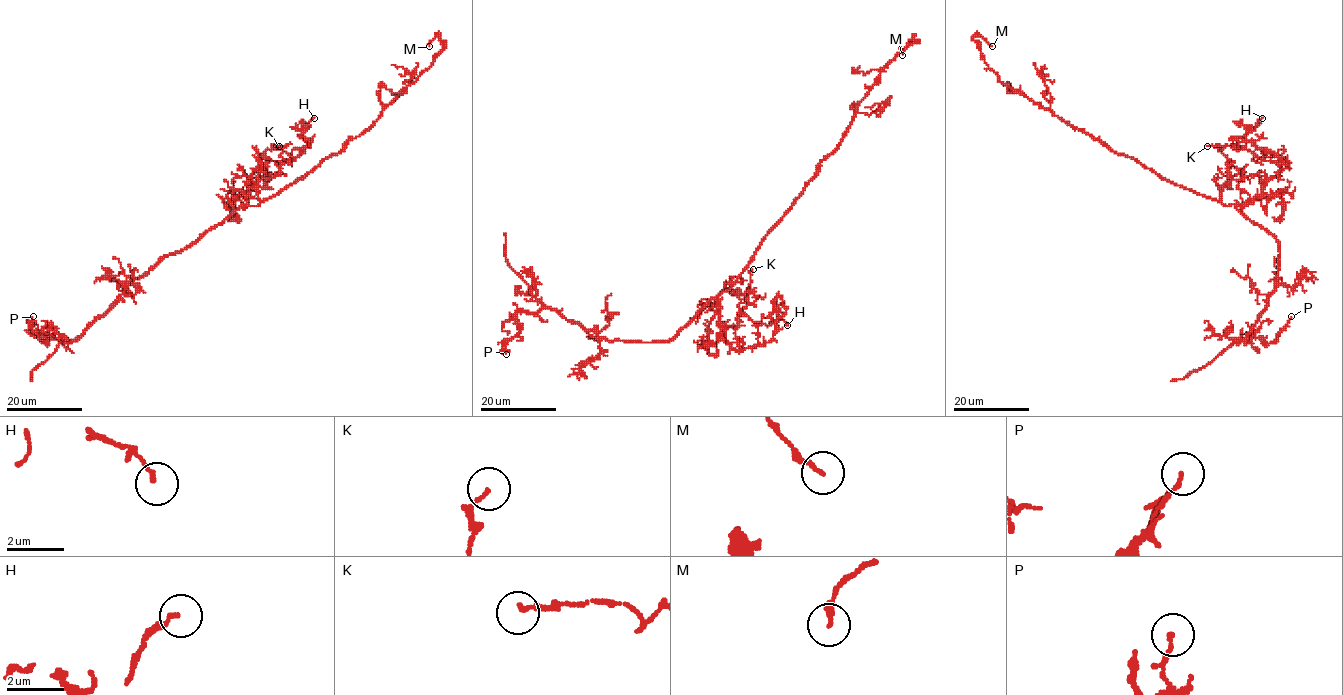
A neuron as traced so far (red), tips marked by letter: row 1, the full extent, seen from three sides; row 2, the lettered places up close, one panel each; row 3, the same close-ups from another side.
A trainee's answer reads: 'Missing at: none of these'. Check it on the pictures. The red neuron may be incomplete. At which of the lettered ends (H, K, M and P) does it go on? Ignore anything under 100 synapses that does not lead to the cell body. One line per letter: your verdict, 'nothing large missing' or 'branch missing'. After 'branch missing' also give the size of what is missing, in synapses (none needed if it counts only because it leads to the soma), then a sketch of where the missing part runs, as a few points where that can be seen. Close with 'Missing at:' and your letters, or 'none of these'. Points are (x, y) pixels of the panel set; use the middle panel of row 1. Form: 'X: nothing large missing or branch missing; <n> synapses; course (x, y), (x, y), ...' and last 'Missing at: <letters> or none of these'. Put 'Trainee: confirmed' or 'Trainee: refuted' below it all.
H: nothing large missing
K: nothing large missing
M: nothing large missing
P: nothing large missing
Missing at: none of these
Trainee: confirmed

